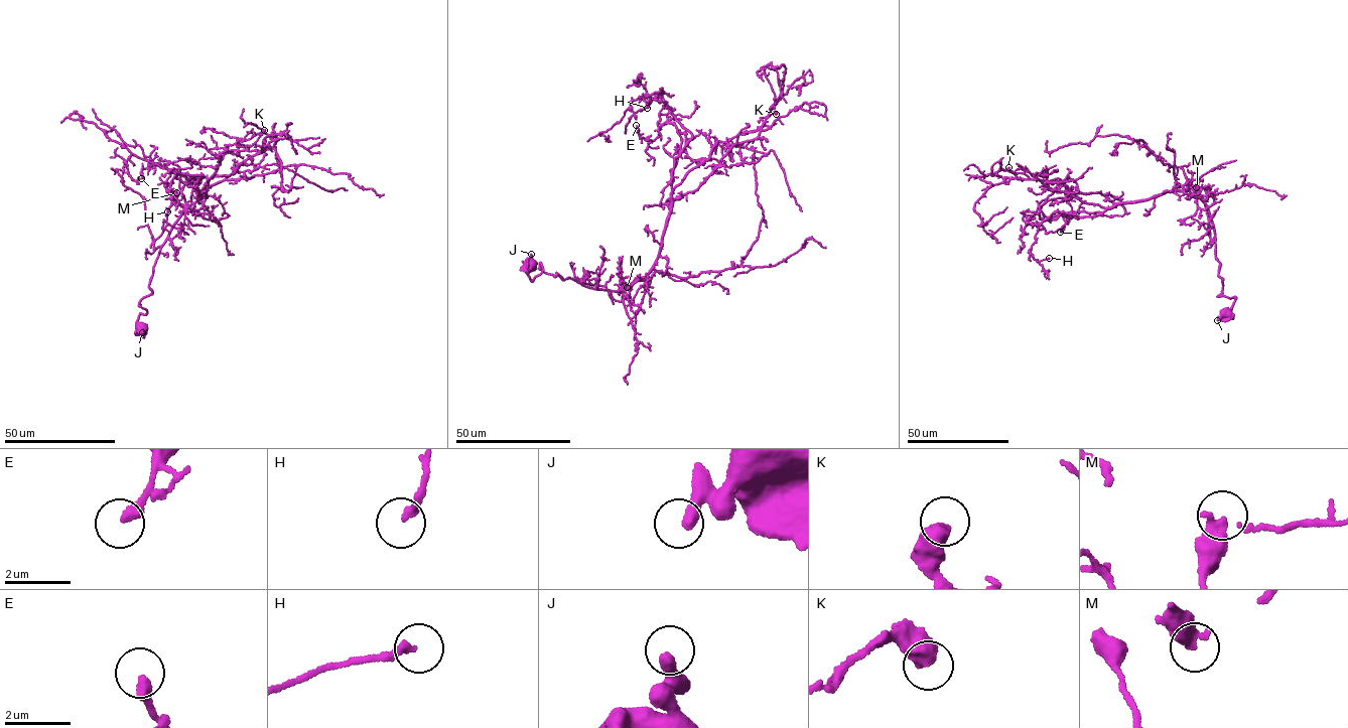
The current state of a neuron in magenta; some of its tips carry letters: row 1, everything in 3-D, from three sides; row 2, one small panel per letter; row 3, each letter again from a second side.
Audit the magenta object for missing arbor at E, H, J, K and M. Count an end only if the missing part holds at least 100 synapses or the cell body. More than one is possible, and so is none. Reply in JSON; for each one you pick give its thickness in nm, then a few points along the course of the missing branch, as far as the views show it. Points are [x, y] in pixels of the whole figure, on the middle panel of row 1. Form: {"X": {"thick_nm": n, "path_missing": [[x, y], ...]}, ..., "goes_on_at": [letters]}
{"goes_on_at": []}

